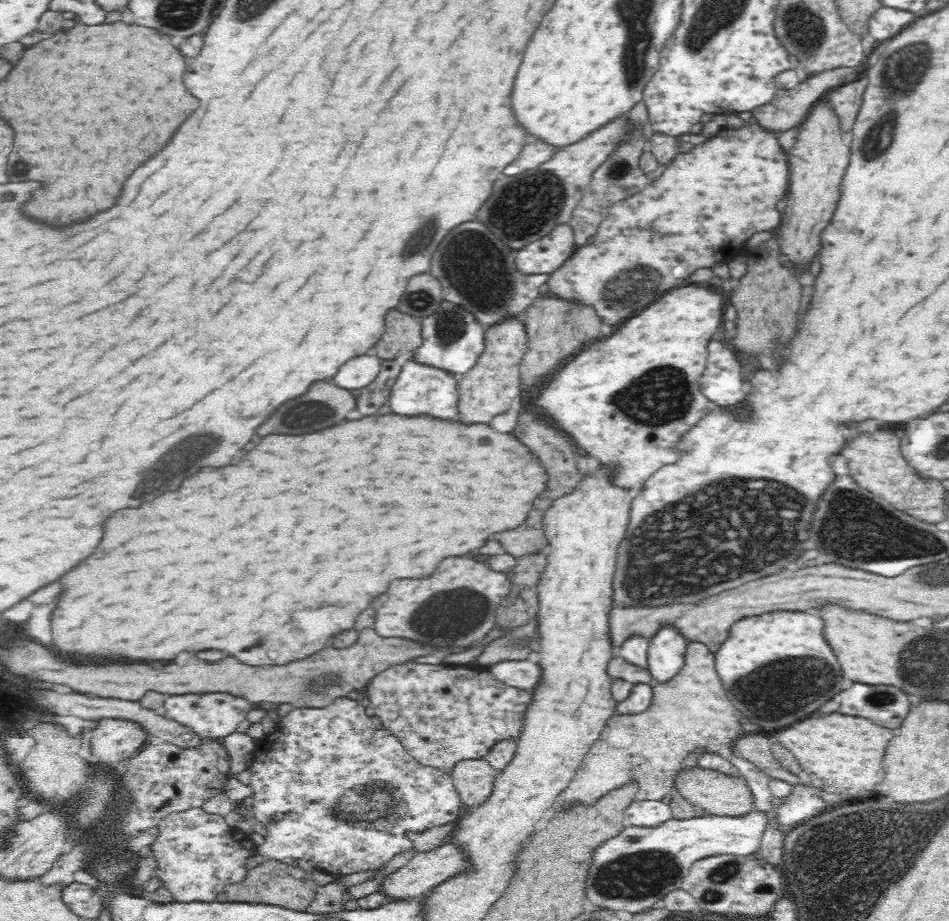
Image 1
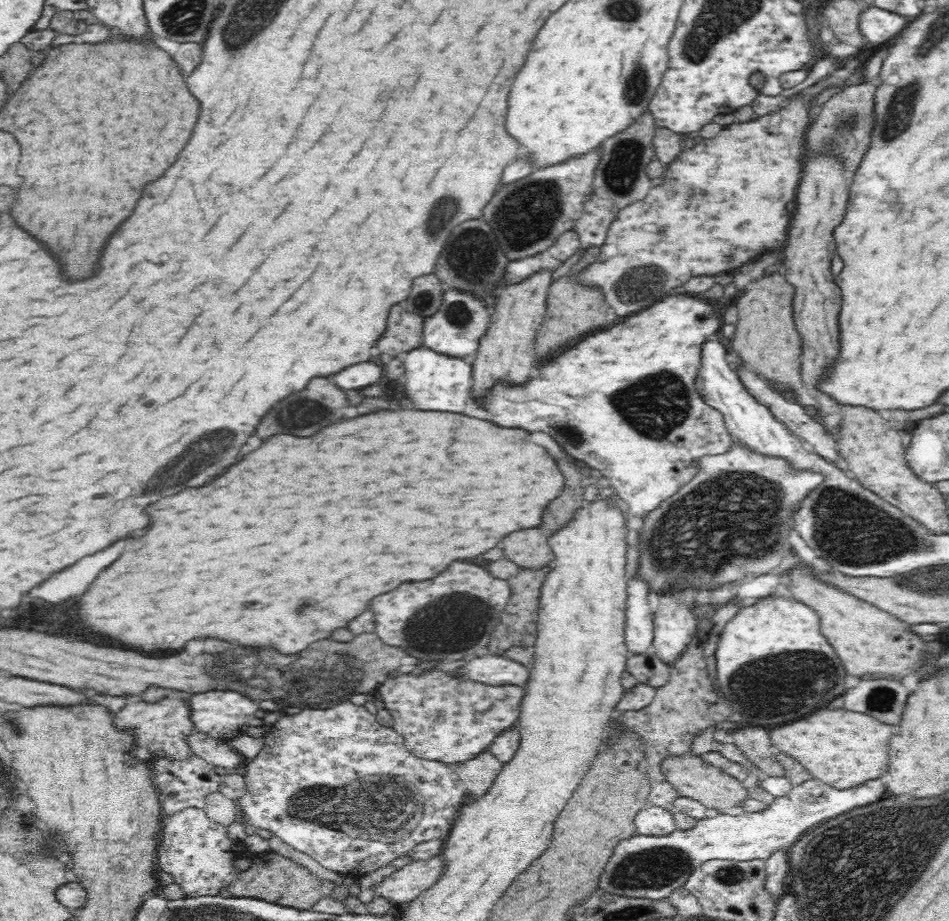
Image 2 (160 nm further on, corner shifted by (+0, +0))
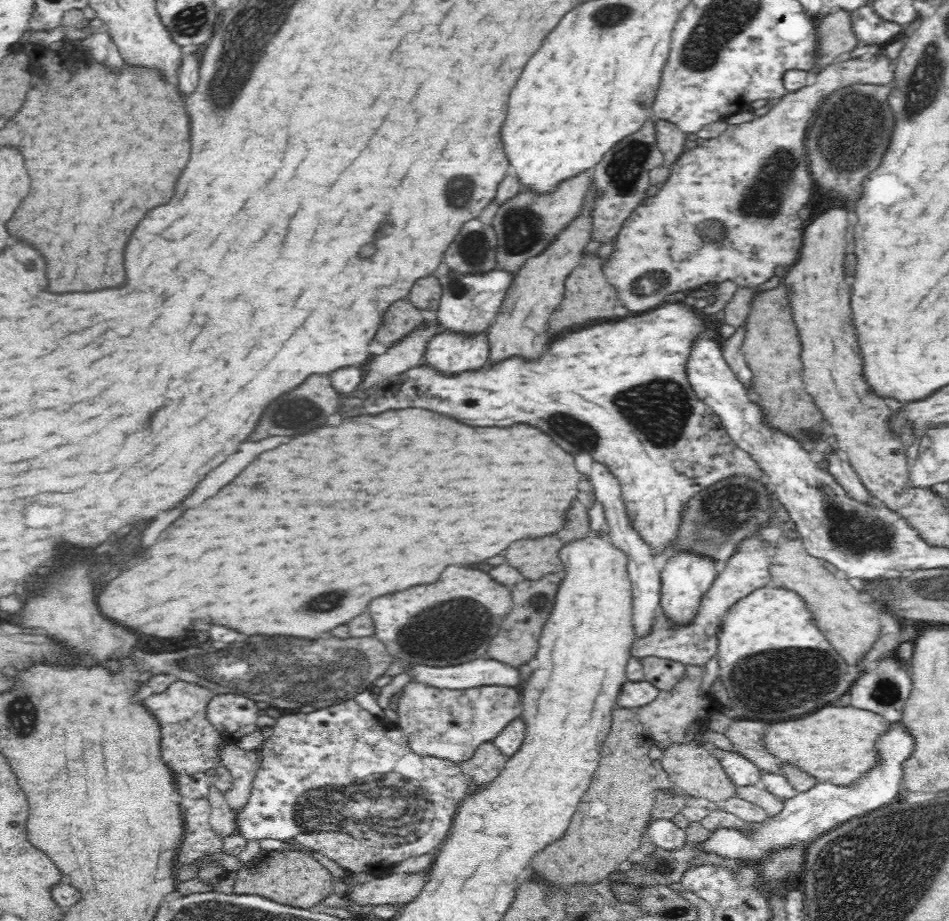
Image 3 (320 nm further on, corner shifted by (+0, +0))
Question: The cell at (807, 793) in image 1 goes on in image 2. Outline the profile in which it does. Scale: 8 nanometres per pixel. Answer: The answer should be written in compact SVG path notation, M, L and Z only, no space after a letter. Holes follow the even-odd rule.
M806 780L784 796L775 798L760 812L711 813L697 819L693 827L674 829L661 835L638 834L624 837L616 843L608 862L598 877L597 888L606 894L624 898L660 900L676 888L684 886L689 873L704 861L722 859L747 861L764 859L778 849L790 848L805 830L830 820L854 806L866 806L882 798L884 786L878 780L852 790L836 790L818 780Z

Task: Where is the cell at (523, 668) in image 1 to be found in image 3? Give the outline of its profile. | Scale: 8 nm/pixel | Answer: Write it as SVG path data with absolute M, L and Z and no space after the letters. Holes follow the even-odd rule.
M476 658L474 662L446 667L411 666L407 670L413 680L438 688L466 690L484 685L519 687L523 681L520 670L497 659Z

